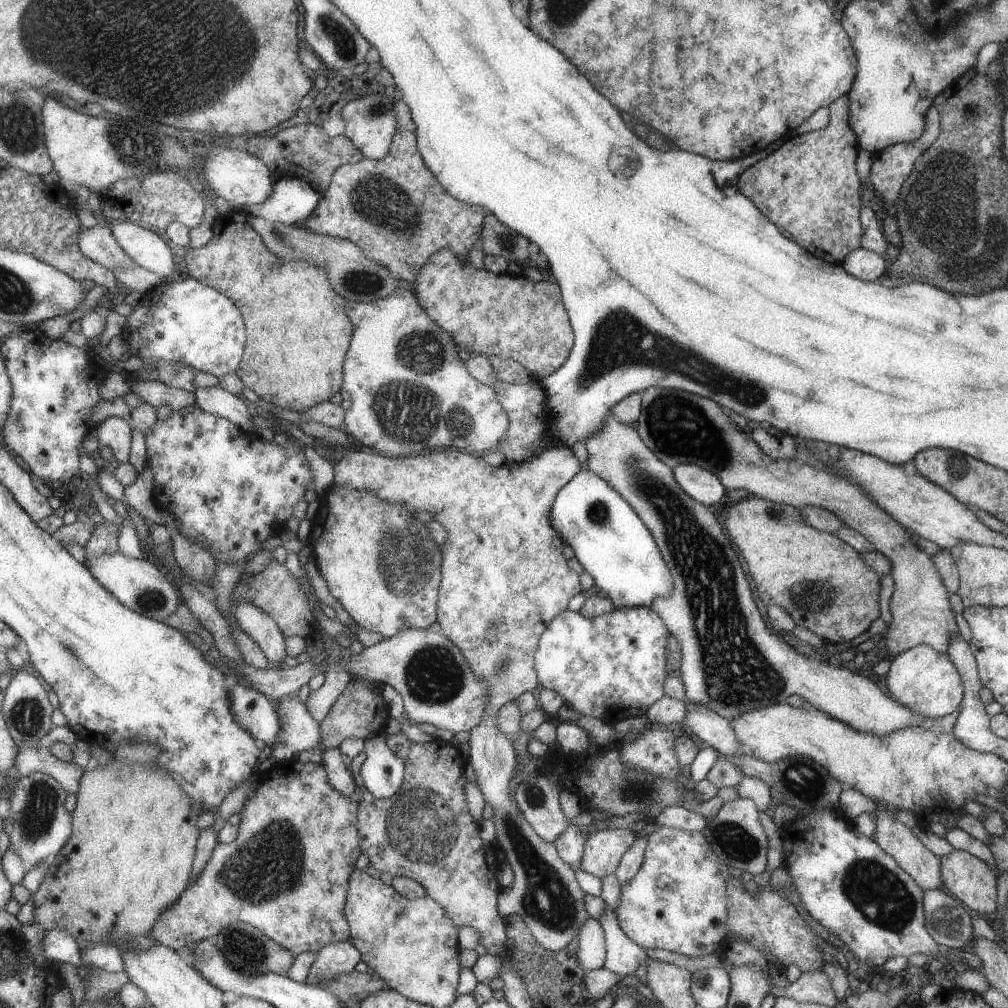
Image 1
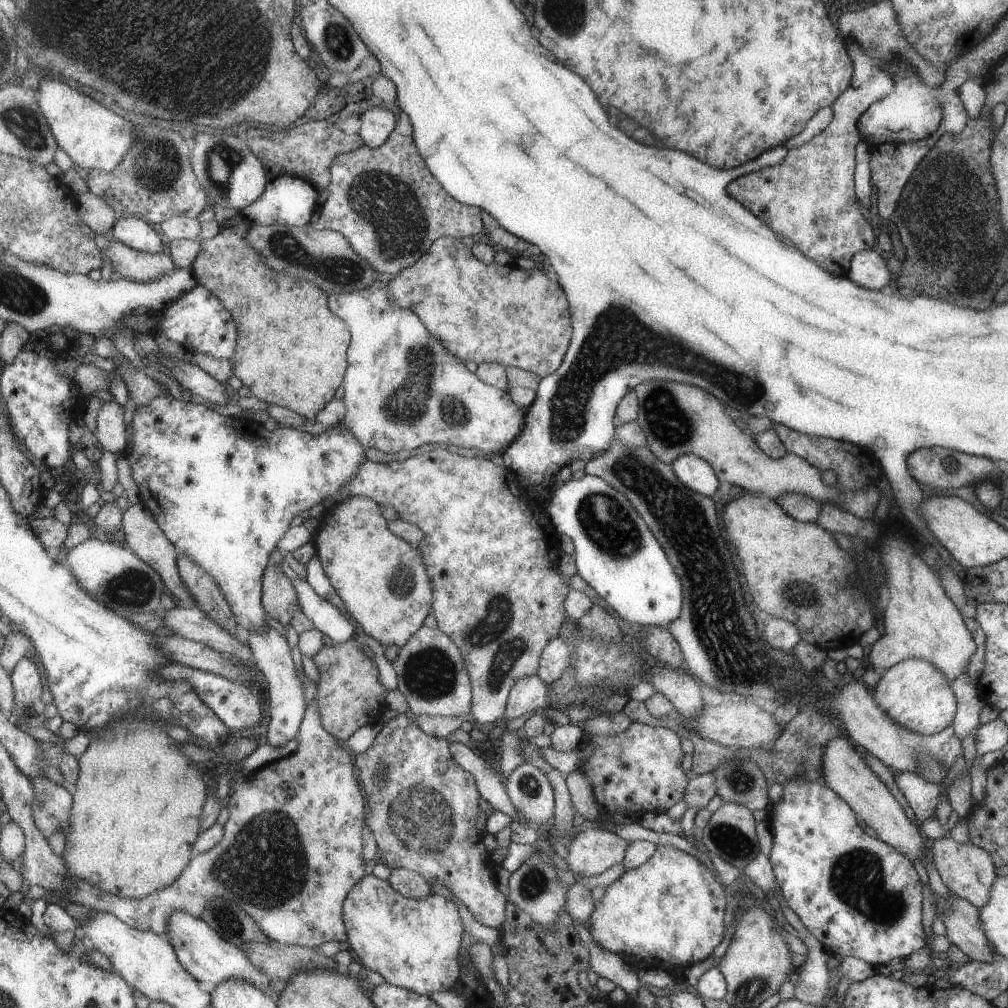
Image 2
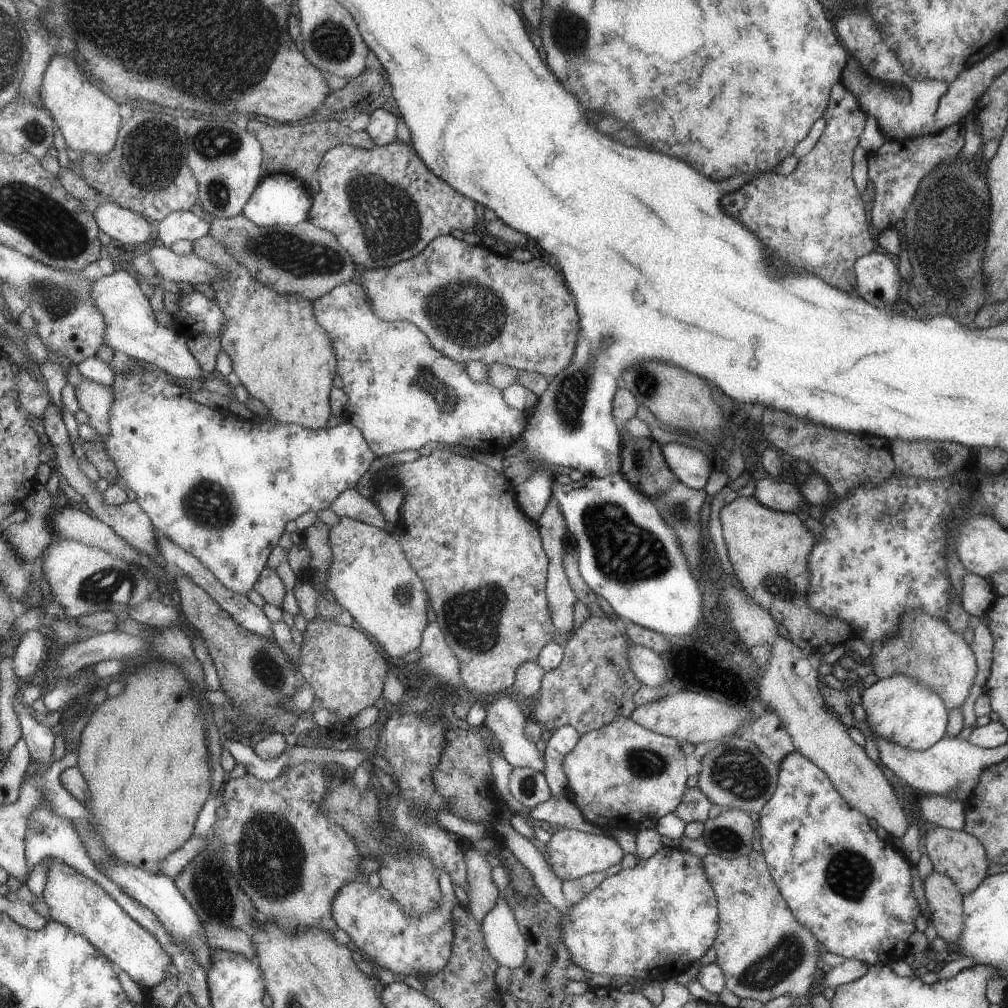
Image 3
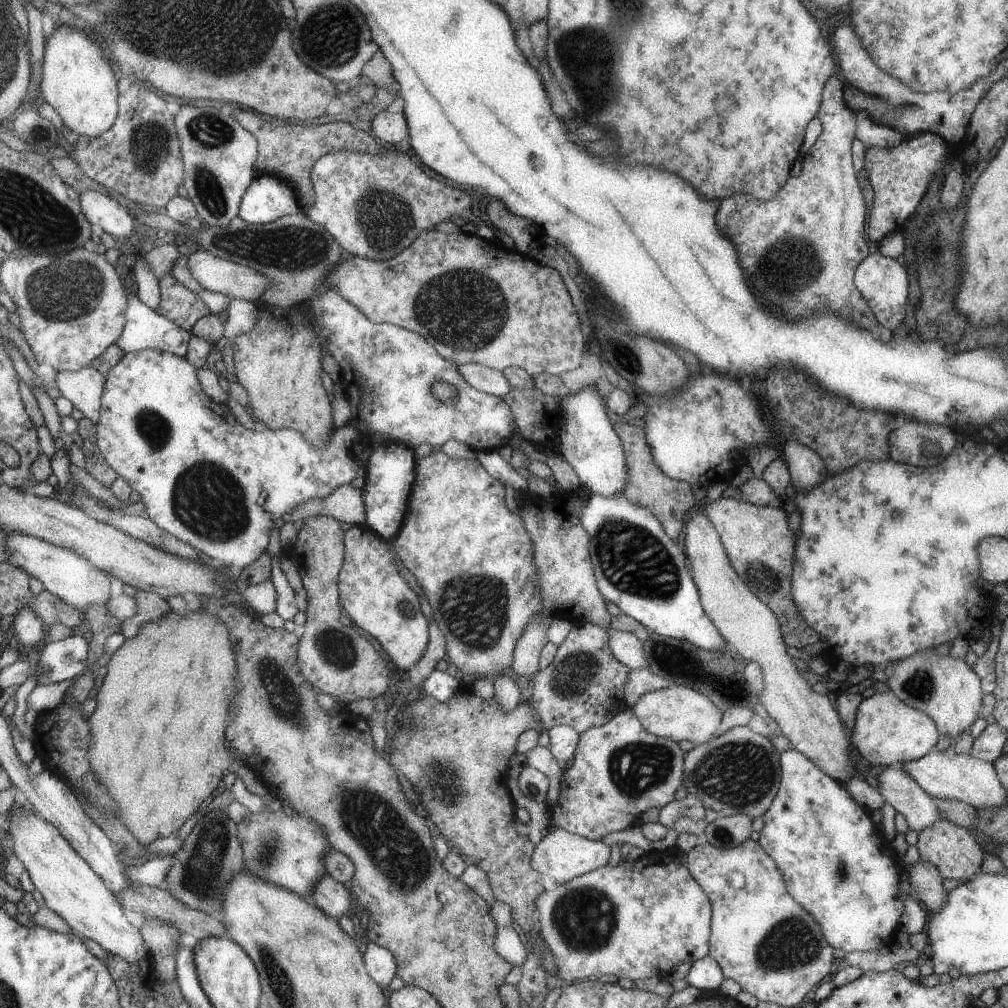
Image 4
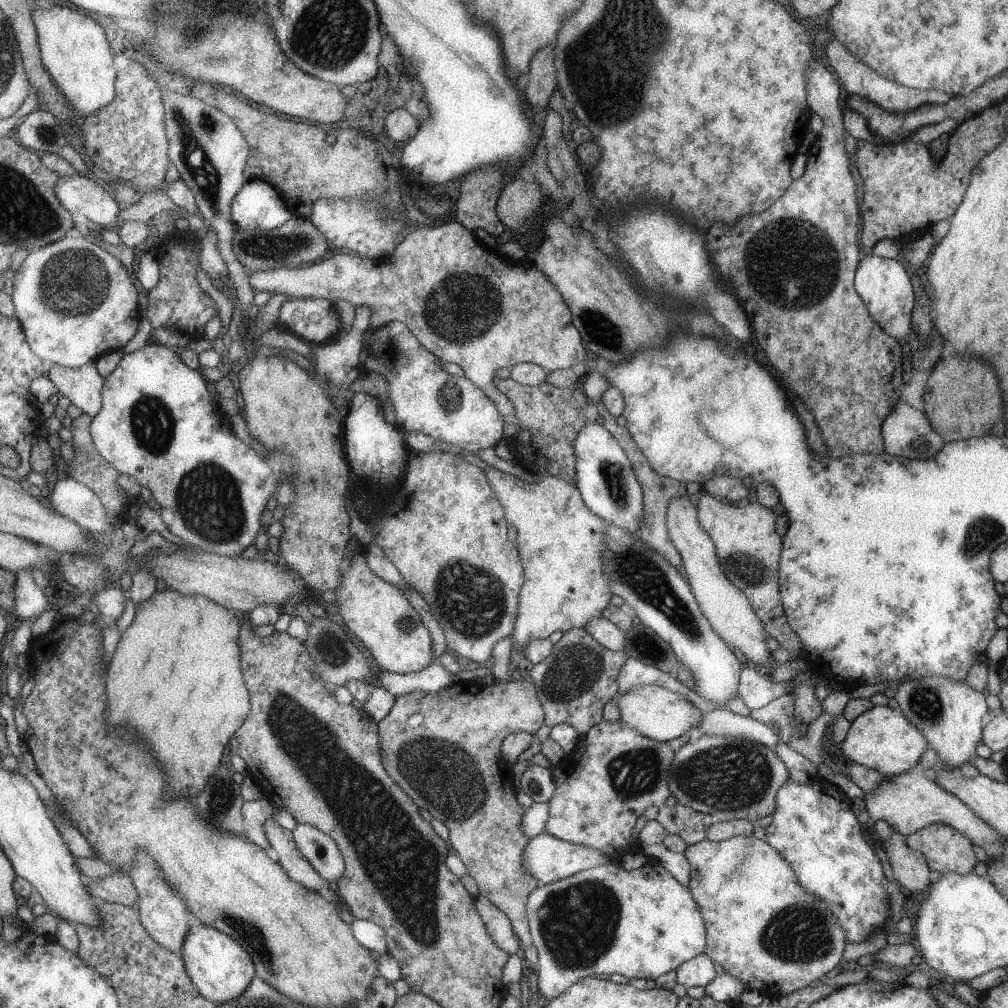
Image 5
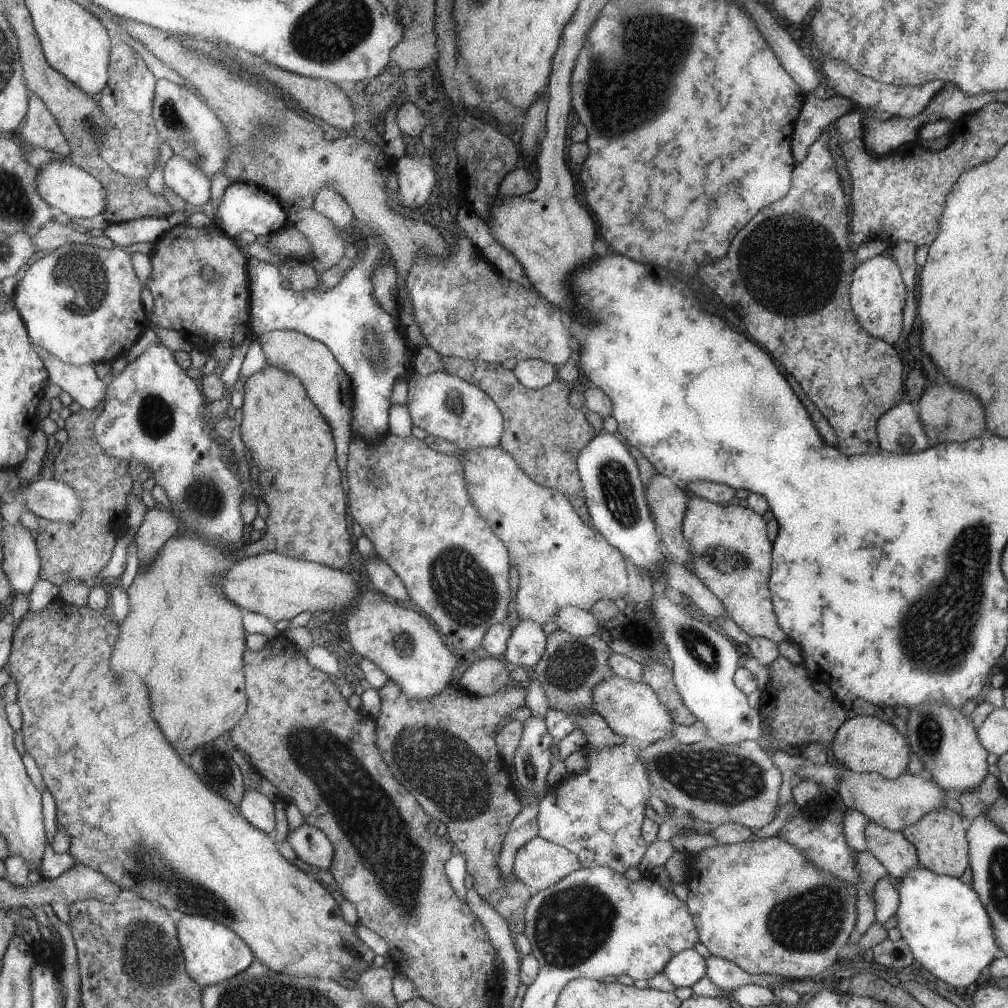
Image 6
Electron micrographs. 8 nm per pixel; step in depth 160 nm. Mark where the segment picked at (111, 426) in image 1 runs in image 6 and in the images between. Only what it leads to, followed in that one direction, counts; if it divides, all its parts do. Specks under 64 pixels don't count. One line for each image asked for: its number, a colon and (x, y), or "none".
2: (111, 432)
3: (97, 401)
4: (84, 388)
5: (83, 386)
6: (81, 382)

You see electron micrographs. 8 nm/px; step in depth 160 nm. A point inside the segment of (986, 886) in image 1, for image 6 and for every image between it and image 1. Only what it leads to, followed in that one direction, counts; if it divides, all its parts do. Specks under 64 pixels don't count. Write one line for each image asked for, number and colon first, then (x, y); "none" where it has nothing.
2: (966, 870)
3: (956, 855)
4: (953, 850)
5: (946, 851)
6: (938, 837)

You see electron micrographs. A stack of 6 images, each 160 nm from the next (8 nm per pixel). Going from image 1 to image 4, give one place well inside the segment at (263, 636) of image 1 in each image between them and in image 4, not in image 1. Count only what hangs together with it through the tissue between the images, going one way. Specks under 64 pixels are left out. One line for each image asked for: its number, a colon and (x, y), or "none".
2: (225, 490)
3: (224, 488)
4: (214, 484)

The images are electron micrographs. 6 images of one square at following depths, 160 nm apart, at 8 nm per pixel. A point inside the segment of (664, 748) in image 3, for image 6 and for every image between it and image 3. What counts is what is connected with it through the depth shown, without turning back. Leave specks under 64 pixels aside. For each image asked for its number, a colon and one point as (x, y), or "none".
4: (620, 769)
5: (600, 789)
6: (597, 815)

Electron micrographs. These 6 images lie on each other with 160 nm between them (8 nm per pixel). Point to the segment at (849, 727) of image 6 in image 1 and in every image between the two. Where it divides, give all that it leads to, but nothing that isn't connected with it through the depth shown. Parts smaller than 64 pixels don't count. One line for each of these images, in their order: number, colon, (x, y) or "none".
1: (925, 681)
2: (915, 694)
3: (897, 708)
4: (887, 731)
5: (882, 739)

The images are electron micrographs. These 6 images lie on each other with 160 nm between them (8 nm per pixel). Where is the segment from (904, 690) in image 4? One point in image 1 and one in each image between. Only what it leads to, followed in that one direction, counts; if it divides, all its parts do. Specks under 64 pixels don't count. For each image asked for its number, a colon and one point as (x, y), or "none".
1: (681, 428)
2: (919, 620)
3: (925, 648)

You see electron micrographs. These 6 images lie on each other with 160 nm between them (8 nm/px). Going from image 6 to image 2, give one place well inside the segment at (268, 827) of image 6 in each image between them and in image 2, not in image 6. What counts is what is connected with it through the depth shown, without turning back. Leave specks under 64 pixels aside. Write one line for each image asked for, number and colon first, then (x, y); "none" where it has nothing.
2: (412, 944)
3: (418, 946)
4: (331, 896)
5: (290, 856)

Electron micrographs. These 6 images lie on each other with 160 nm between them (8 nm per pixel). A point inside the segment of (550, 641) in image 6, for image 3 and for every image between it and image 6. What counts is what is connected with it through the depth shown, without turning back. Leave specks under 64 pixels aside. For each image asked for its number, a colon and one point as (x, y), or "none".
3: (593, 684)
4: (582, 687)
5: (578, 678)

